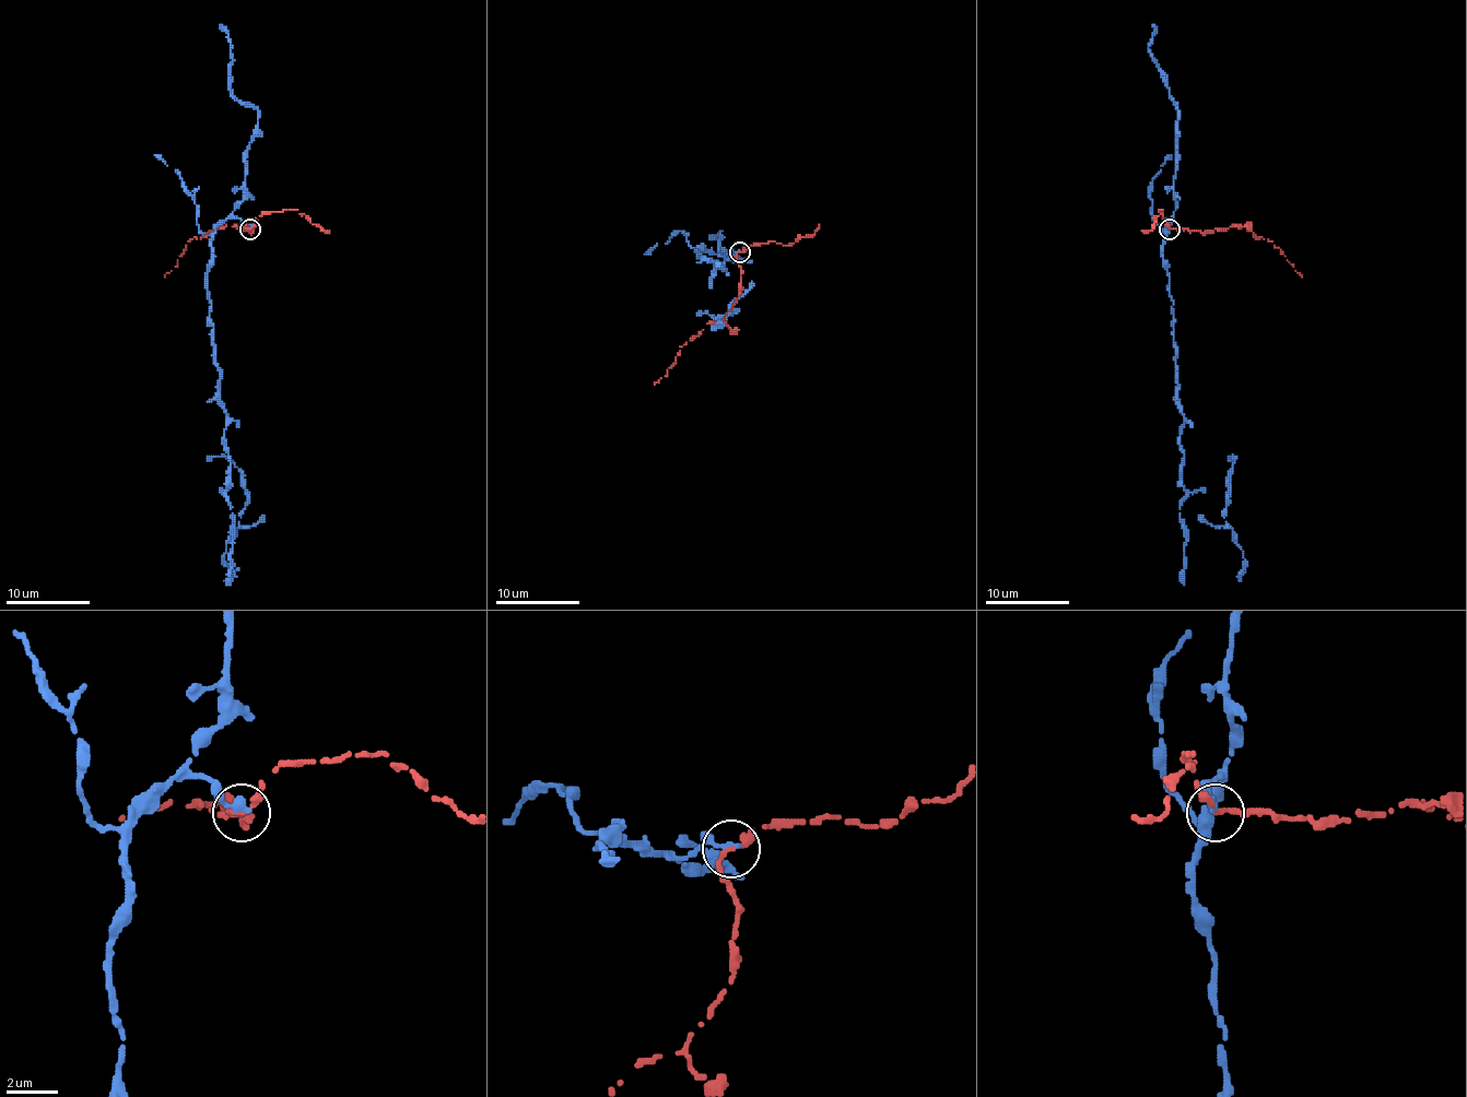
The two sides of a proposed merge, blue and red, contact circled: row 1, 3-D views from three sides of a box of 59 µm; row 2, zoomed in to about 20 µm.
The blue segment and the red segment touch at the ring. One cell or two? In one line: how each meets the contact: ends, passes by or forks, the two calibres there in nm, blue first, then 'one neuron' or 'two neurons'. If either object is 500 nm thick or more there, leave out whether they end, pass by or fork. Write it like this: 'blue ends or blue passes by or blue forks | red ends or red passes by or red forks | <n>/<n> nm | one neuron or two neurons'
blue ends | red passes by | 320/180 nm | two neurons

